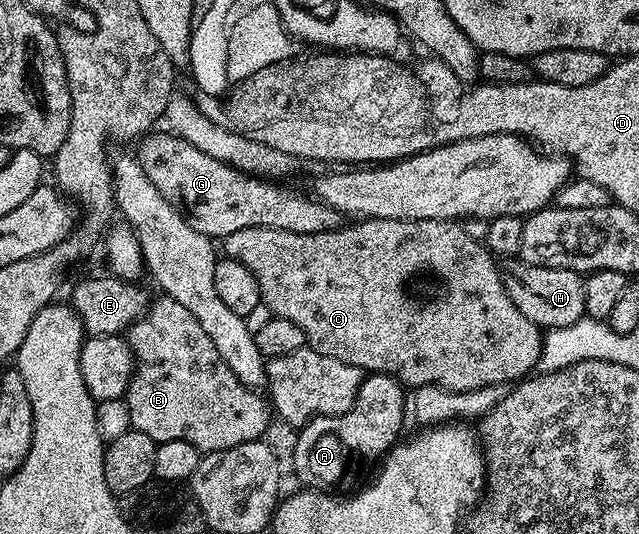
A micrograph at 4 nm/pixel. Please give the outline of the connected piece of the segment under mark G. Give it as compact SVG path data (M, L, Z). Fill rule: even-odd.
M168 130L157 131L150 131L136 145L135 155L139 166L143 168L143 174L151 178L155 190L159 190L167 202L174 204L190 226L199 230L199 234L224 238L227 234L235 234L235 230L248 228L319 234L342 227L342 212L327 206L322 200L292 192L289 188L280 188L277 184L271 184L270 179L240 172L222 160L203 154L203 150L191 146L191 142L181 136L174 136Z

